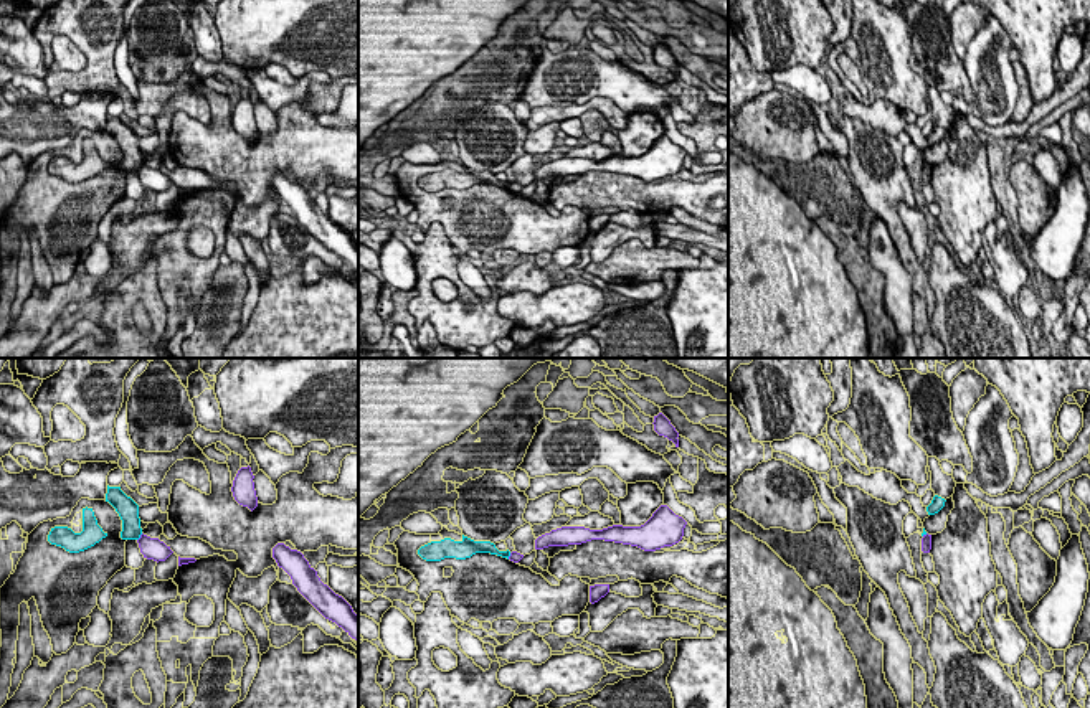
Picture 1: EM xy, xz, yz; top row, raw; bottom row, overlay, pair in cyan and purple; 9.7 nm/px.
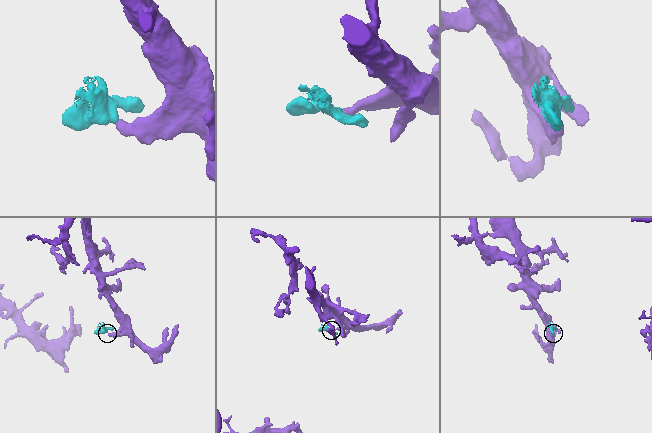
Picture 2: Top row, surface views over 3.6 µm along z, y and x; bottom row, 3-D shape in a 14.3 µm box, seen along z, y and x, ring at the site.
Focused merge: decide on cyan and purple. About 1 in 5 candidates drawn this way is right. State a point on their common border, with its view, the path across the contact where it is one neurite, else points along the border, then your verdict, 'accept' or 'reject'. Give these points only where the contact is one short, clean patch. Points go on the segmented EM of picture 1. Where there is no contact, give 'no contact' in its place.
meets cyan in xy at (139, 537); border along xy (142, 533), (137, 540); reject

